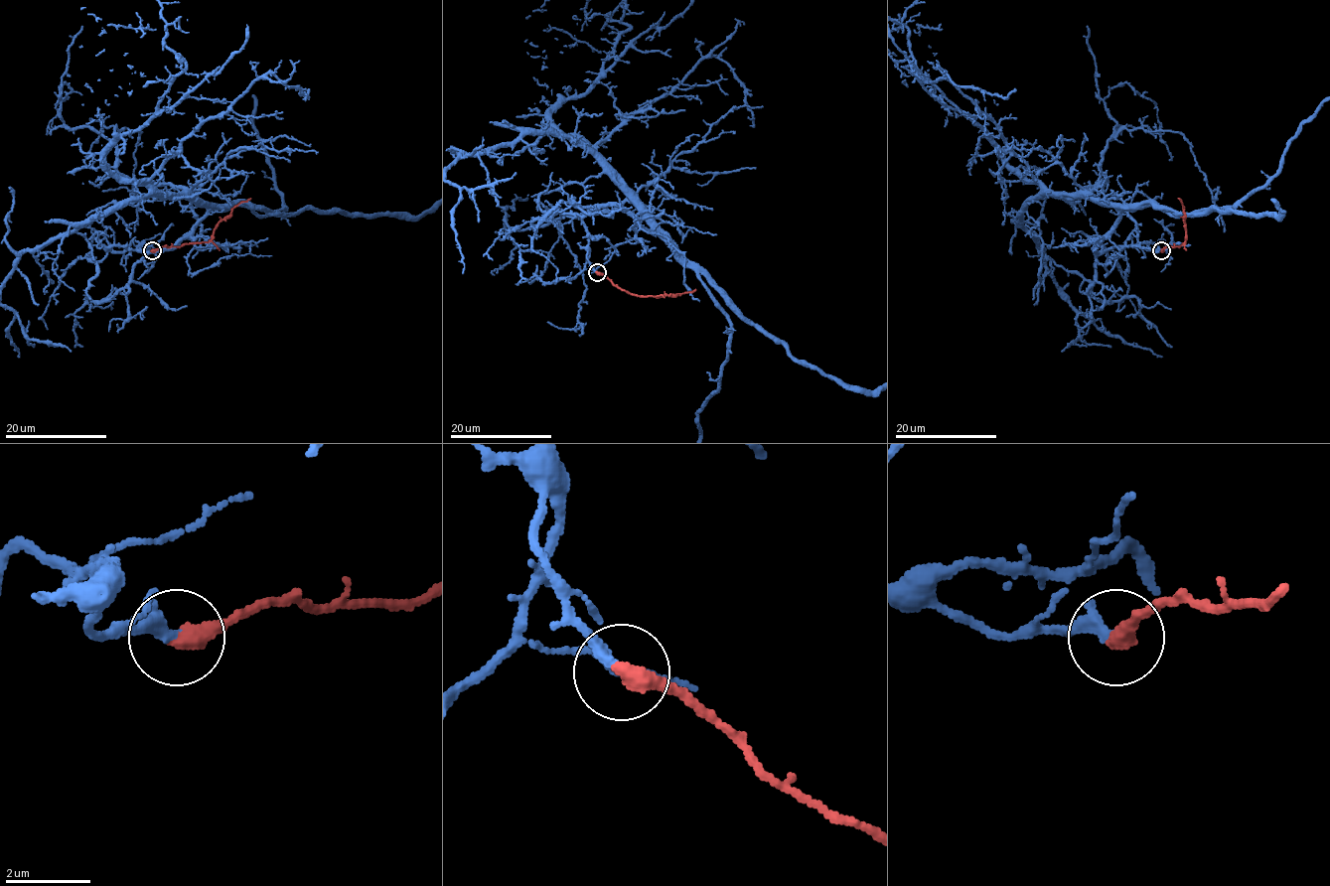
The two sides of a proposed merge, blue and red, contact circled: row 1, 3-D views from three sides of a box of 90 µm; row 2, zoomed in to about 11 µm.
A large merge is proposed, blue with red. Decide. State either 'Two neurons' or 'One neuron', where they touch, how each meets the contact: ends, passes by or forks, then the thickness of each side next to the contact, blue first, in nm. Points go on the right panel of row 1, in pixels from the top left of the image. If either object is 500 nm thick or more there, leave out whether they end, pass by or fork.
One neuron. Place: (1161, 250). At the ring blue ends. At the ring red ends. Thickness 320 nm (blue) against 480 nm

